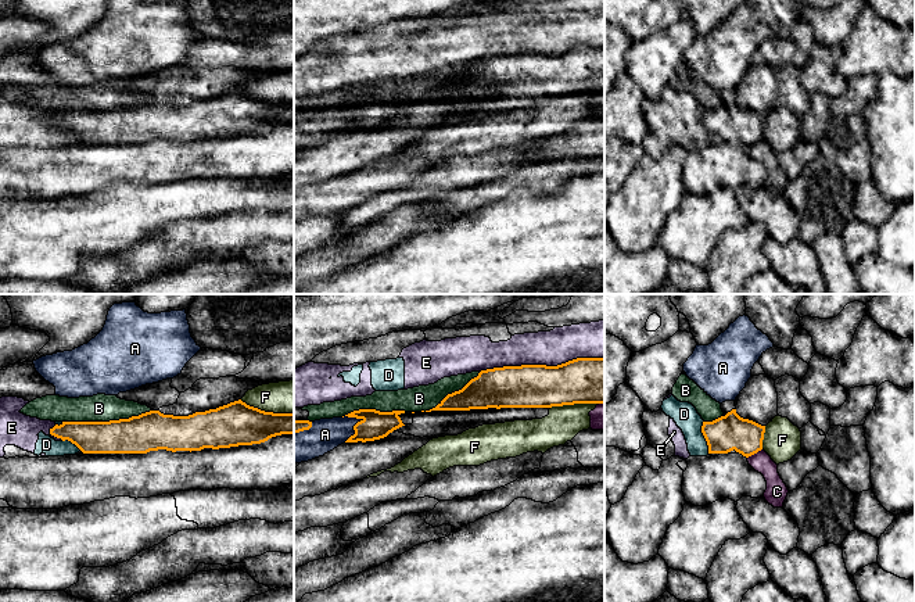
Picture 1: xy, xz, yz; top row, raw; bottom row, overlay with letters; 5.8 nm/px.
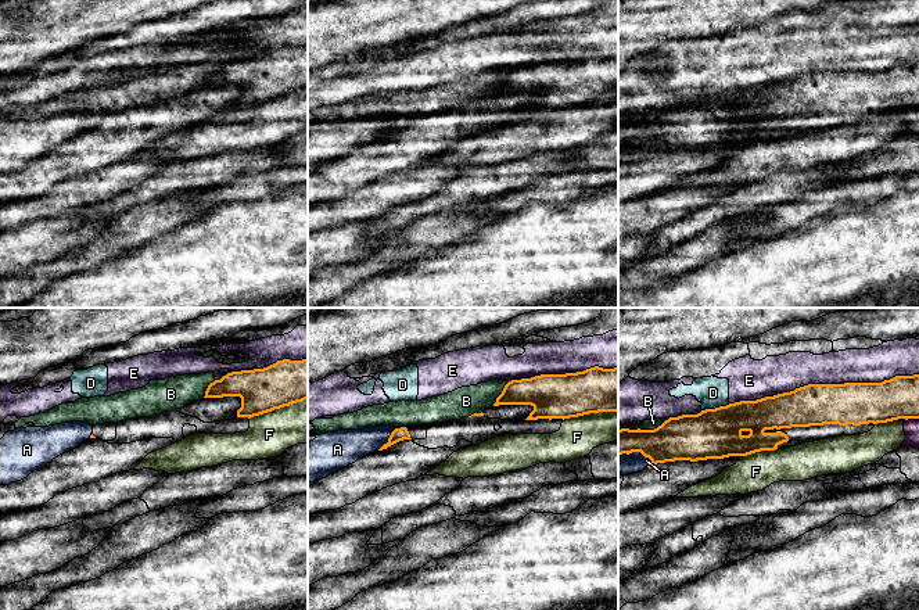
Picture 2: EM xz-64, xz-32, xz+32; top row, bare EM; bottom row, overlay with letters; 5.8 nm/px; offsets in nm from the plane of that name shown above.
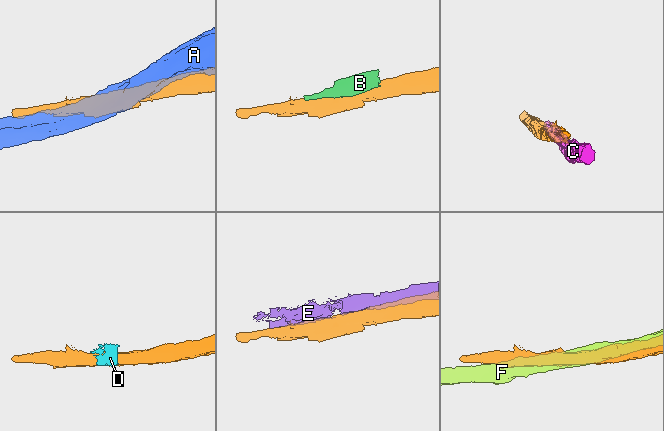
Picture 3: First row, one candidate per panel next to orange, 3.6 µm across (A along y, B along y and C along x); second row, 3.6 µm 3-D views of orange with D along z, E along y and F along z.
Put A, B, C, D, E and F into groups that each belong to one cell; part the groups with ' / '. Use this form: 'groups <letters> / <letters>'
groups A / B / C / D E / F

